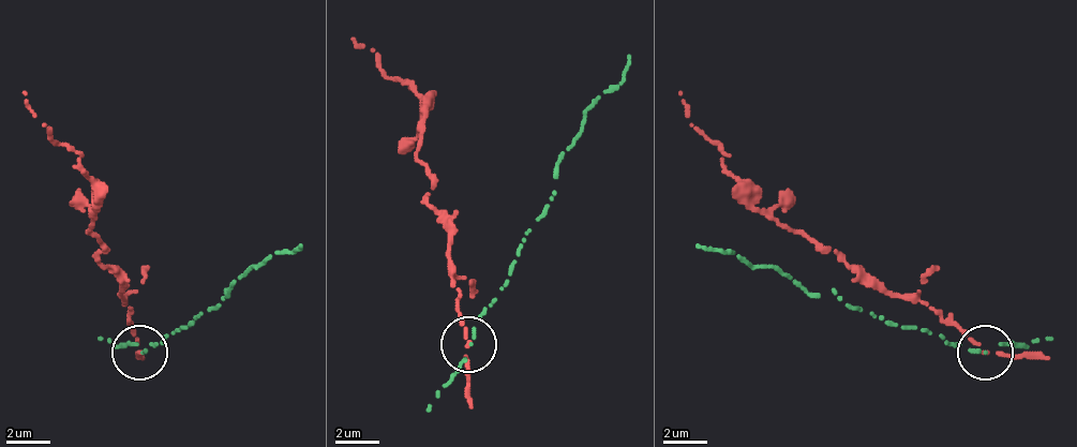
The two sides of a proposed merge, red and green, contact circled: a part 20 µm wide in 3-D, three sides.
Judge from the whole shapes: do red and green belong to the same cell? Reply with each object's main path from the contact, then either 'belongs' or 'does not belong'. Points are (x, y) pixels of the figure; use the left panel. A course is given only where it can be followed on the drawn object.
course red (138, 351), (121, 301), (121, 284), (100, 262), (105, 246), (88, 228), (94, 184), (61, 146), (21, 90); course green (144, 351), (227, 295), (243, 273), (299, 246); does not belong

